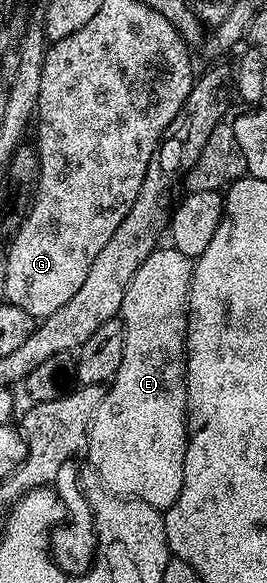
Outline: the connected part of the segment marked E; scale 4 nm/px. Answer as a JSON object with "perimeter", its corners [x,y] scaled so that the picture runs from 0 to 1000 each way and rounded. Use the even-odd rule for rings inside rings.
{"perimeter":[[[592,422],[528,451],[521,463],[506,463],[506,470],[461,504],[461,518],[453,520],[446,537],[449,552],[468,563],[453,626],[434,645],[423,647],[416,657],[404,660],[386,690],[371,690],[371,696],[348,712],[348,722],[333,726],[333,753],[326,756],[326,777],[333,775],[333,782],[326,782],[326,792],[360,810],[360,822],[375,823],[382,832],[404,837],[427,851],[532,858],[536,861],[551,861],[569,871],[592,875],[614,875],[644,868],[655,854],[670,854],[670,840],[685,834],[693,767],[708,756],[712,744],[693,717],[693,698],[700,696],[700,669],[693,667],[693,612],[700,599],[693,595],[693,576],[708,569],[708,485],[723,475],[723,456],[727,448],[712,441],[689,439],[667,425]]]}

